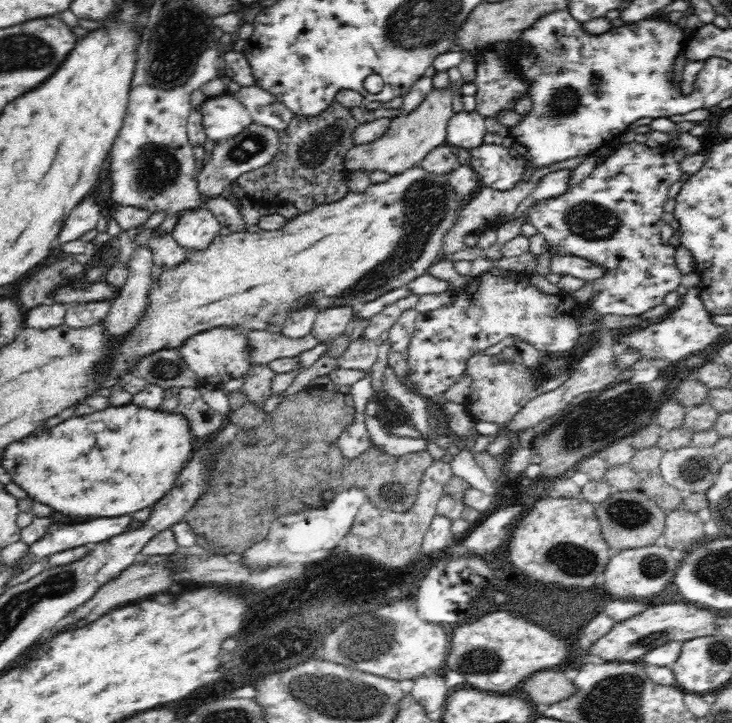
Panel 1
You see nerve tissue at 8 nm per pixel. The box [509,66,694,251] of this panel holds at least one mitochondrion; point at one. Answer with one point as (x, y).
(593, 221)

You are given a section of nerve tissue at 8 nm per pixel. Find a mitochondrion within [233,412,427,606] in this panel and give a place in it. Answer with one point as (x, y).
(390, 492)

